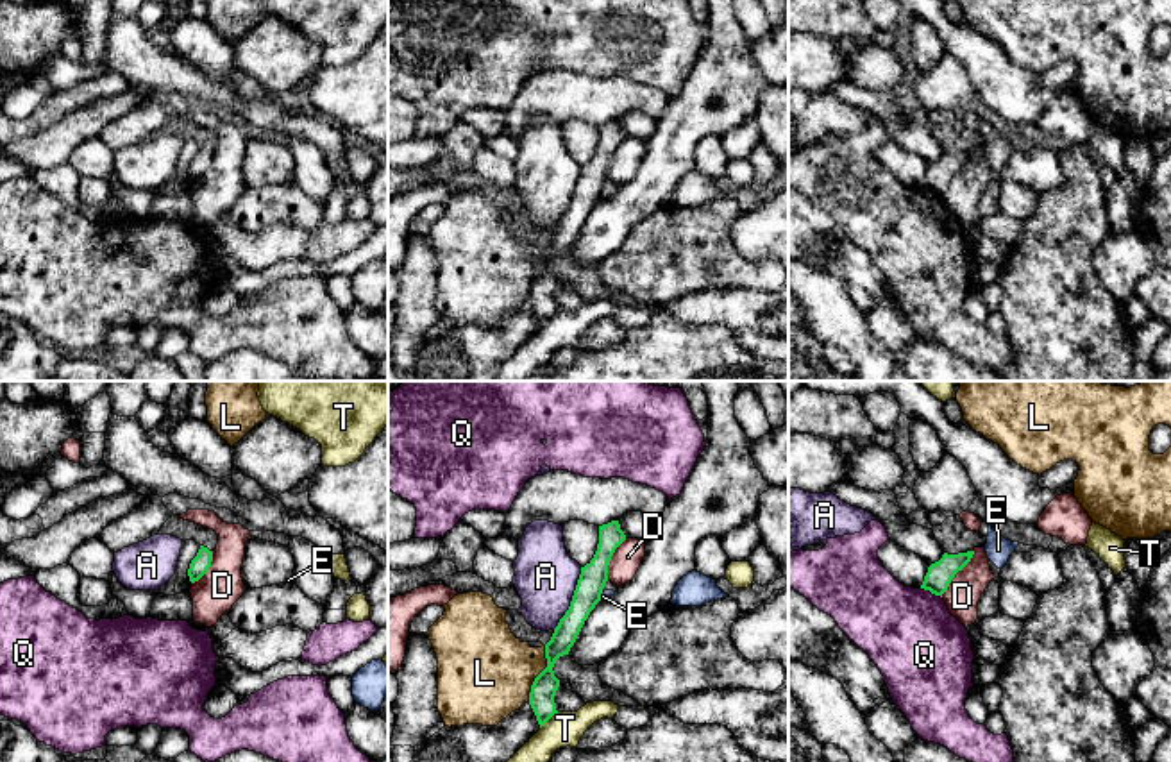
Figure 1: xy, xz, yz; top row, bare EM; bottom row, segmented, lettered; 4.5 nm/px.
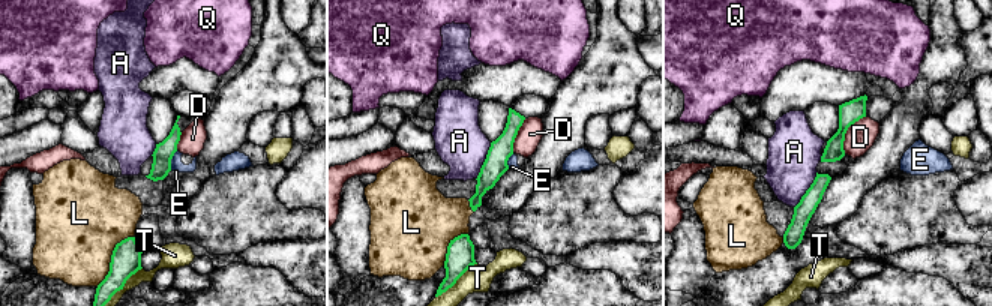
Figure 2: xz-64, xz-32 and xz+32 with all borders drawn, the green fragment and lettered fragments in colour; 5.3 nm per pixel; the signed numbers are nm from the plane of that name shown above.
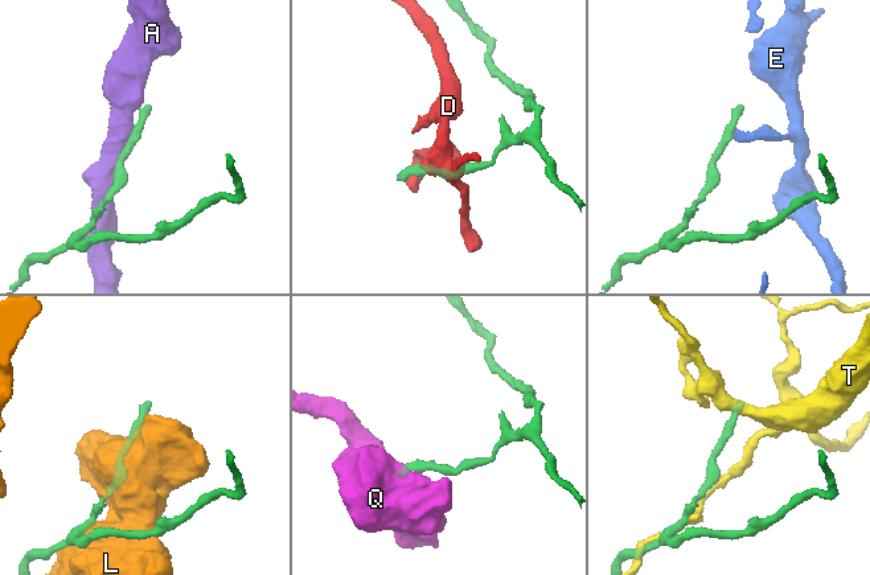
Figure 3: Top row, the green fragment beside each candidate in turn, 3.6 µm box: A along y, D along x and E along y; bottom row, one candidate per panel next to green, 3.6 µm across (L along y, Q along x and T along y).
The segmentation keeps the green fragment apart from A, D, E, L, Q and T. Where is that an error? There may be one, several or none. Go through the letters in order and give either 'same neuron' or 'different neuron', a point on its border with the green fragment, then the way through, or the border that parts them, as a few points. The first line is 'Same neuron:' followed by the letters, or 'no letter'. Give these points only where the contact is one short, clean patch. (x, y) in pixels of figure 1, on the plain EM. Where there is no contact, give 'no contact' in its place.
Same neuron: no letter
A: different neuron; contact xz (572, 197); border xz (581, 167), (571, 204), (553, 228)
D: different neuron; contact yz (957, 170); border yz (973, 149), (973, 156), (941, 195)
E: different neuron; contact xz (599, 195); border xz (603, 192), (599, 197)
L: different neuron; contact xz (540, 272)
Q: different neuron; contact yz (932, 192); border yz (921, 186), (941, 197)
T: different neuron; contact xz (549, 317)

